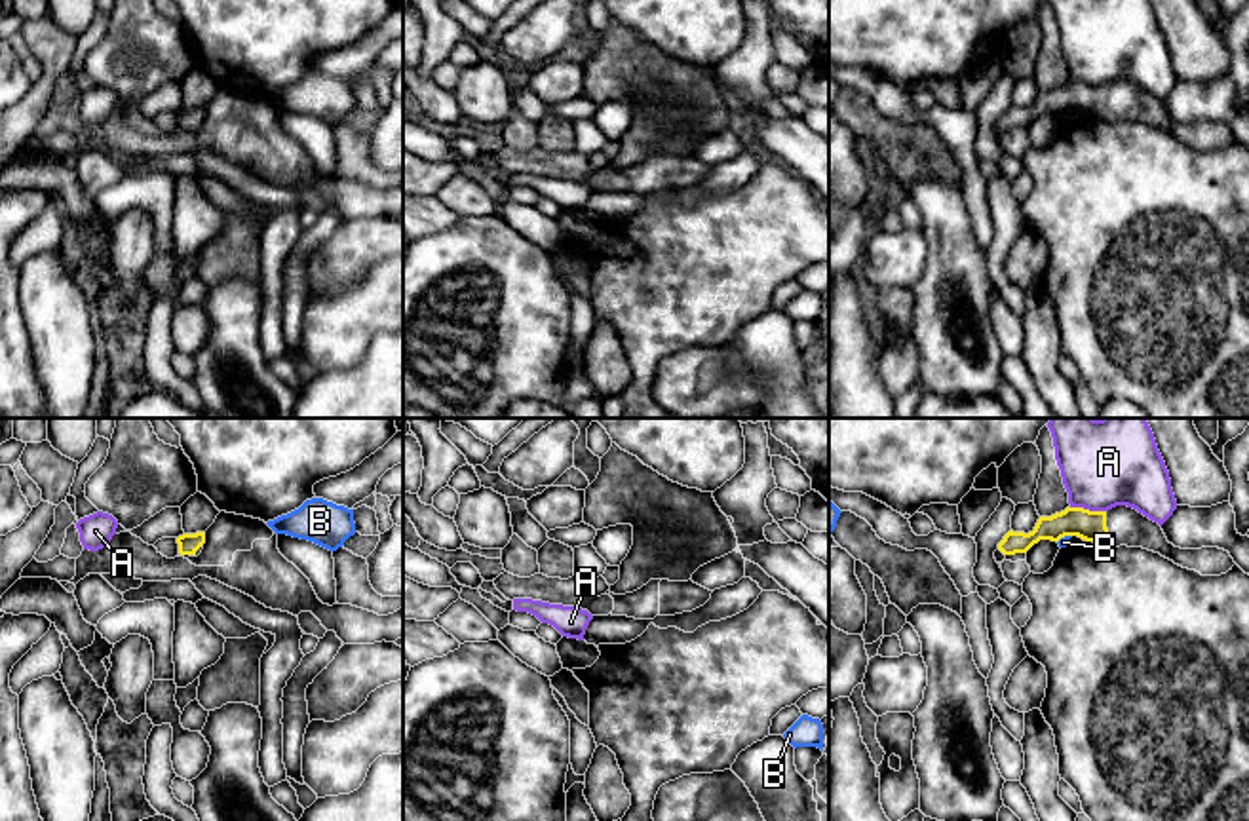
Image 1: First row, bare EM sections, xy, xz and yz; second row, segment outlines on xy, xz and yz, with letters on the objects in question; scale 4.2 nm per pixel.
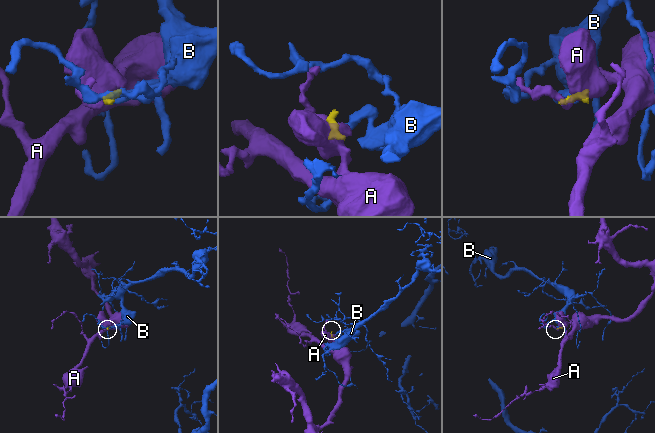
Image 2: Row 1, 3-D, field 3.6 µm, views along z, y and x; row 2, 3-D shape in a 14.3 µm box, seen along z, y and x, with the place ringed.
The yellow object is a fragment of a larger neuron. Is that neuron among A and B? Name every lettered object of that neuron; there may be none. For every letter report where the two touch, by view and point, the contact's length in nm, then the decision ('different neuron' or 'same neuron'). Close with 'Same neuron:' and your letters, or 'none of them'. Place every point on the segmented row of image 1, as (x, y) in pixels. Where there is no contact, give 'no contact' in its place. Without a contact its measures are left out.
A: yz (1088, 510) | 150 nm | different neuron
B: yz (1063, 536) | 70 nm | different neuron
Same neuron: none of them

